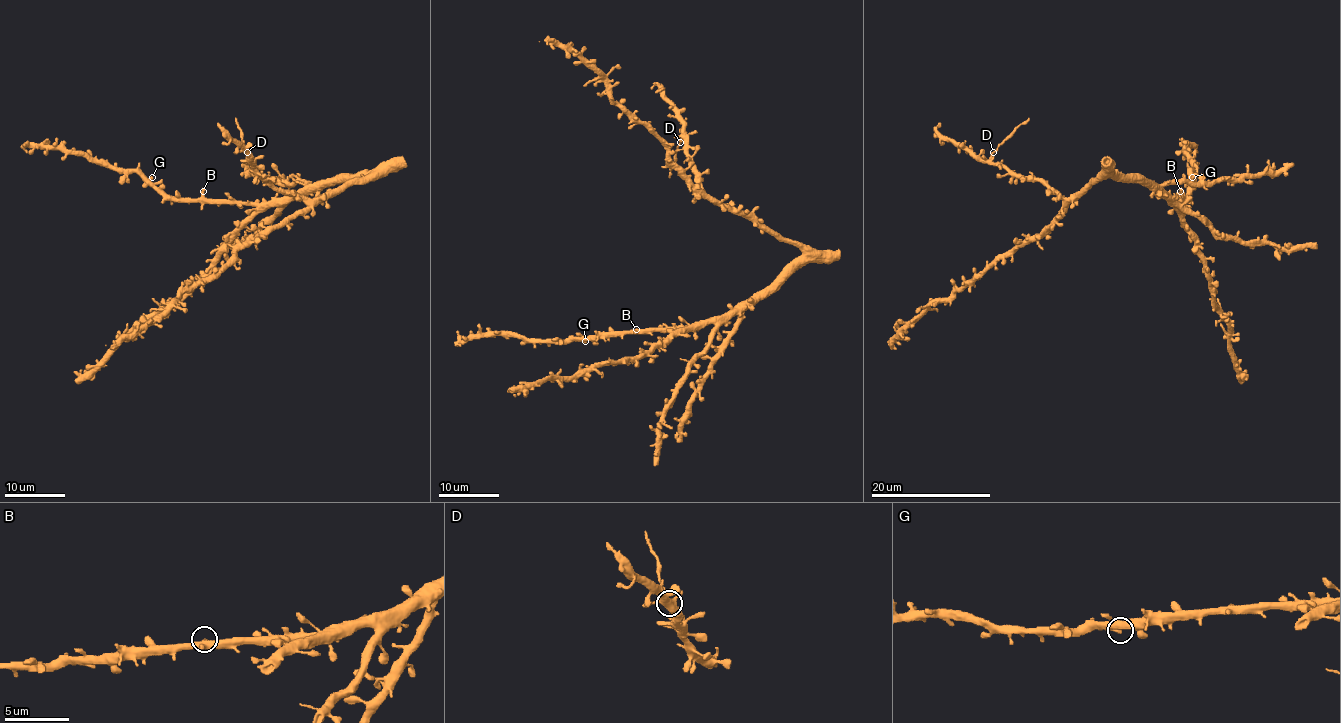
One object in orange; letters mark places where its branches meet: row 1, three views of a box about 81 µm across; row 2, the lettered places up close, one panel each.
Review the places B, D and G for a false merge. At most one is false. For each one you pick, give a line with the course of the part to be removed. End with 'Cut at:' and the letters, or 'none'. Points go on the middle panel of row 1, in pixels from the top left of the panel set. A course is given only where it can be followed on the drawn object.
D: Course of the part to remove: (680, 141), (669, 177)
Cut at: D

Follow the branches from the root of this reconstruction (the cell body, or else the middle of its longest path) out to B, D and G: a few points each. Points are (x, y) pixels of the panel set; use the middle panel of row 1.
B: (798, 258), (770, 285), (722, 315), (689, 326), (636, 329)
D: (798, 258), (803, 254), (798, 246), (779, 240), (749, 215), (719, 206), (704, 191), (687, 143), (680, 141)
G: (798, 258), (770, 285), (722, 315), (689, 326), (600, 332), (584, 338), (585, 341)

